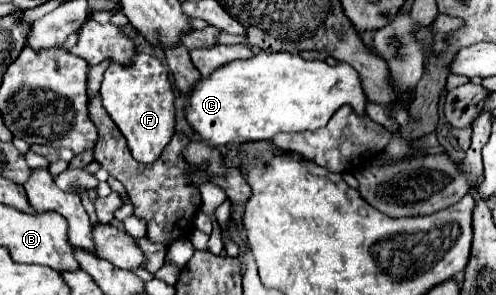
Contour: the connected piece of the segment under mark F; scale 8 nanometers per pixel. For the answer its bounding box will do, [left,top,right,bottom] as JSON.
[100,52,176,164]

